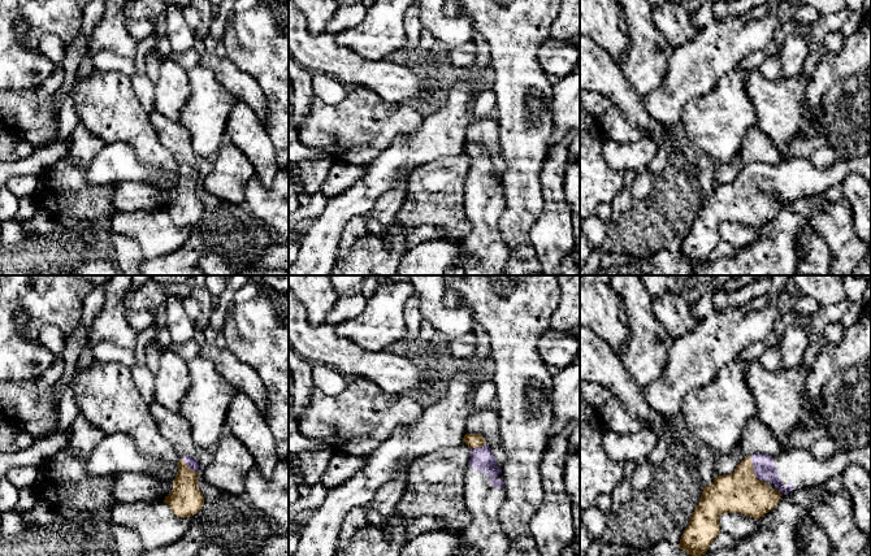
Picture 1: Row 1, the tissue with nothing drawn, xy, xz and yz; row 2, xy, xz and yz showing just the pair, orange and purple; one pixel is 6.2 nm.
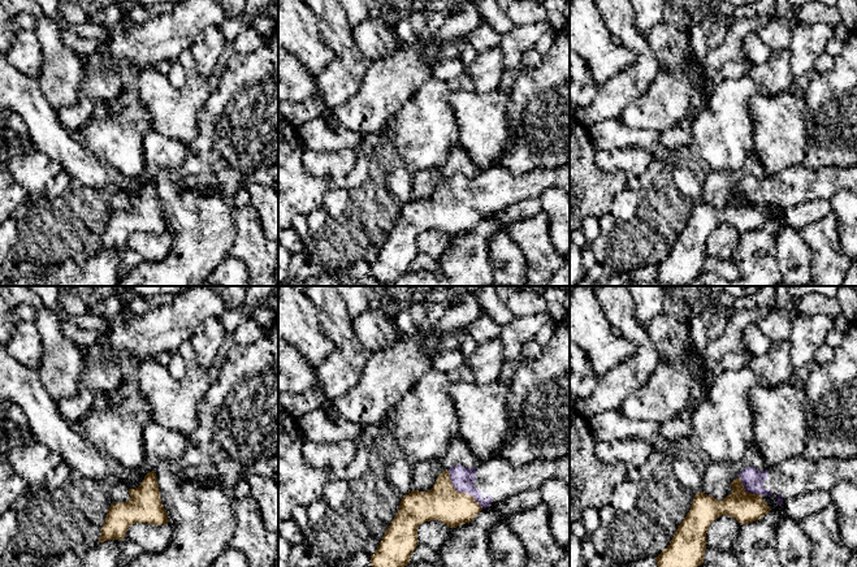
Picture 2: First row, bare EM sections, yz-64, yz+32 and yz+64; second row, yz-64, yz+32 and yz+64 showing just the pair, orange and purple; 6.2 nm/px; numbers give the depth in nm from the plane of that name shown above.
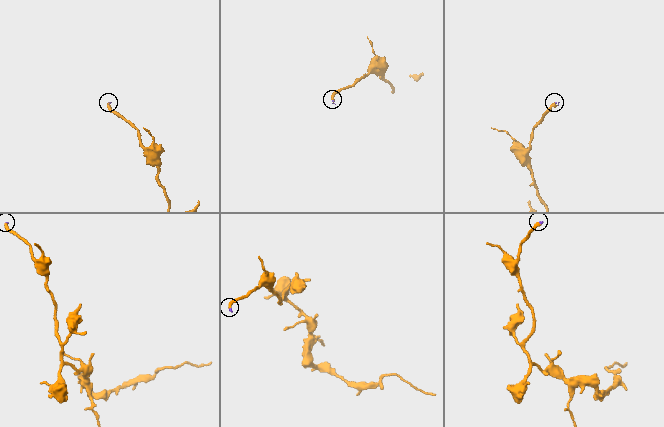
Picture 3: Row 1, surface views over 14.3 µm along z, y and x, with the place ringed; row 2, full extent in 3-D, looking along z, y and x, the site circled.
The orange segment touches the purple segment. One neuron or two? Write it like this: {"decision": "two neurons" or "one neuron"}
{"decision": "one neuron"}

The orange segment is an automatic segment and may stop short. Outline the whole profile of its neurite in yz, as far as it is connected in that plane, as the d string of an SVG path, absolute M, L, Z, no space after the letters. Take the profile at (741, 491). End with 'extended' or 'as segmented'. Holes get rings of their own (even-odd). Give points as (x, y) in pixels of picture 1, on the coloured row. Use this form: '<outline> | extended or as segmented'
M871 443L862 448L837 451L824 460L815 459L806 449L781 451L775 457L764 453L745 457L733 473L715 477L710 486L703 487L699 503L677 546L692 556L702 556L722 531L719 525L722 514L741 513L759 520L777 505L783 494L820 486L827 479L841 475L850 465L859 465L871 475Z | extended

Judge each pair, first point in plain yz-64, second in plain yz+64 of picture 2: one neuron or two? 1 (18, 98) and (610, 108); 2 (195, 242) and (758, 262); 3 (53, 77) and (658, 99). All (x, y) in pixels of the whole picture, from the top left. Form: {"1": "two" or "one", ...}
{"1": "two", "2": "one", "3": "two"}

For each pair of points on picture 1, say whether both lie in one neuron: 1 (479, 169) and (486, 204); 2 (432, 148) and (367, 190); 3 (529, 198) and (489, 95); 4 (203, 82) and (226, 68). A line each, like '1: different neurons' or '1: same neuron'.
1: same neuron
2: same neuron
3: different neurons
4: different neurons

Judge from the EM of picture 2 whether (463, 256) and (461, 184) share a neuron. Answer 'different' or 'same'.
different

